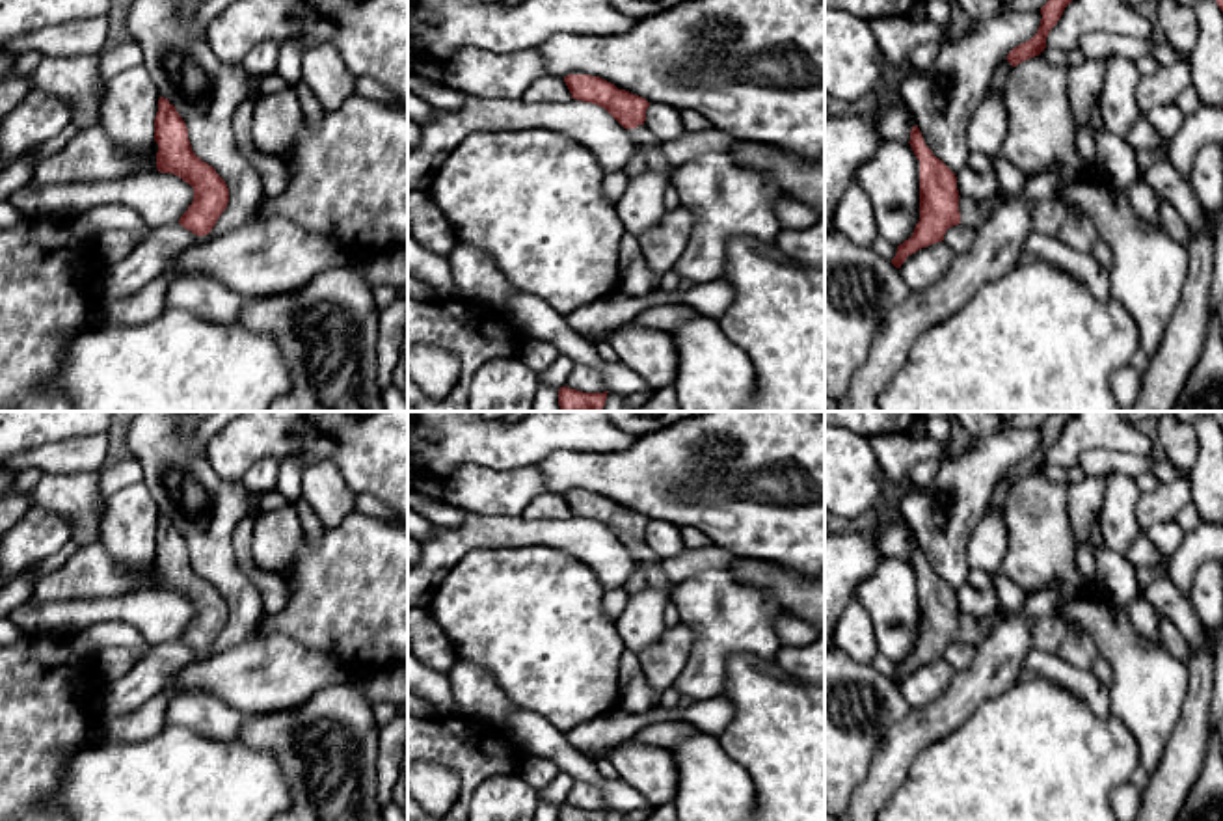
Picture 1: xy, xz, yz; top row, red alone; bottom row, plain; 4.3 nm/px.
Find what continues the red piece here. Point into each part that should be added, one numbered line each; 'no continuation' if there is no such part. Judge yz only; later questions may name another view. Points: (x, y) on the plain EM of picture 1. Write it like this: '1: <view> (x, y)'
1: yz (972, 632)

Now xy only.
no continuation

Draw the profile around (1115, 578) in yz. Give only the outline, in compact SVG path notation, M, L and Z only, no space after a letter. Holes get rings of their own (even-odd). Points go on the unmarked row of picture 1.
M1106 544L1095 545L1095 560L1098 592L1126 607L1139 594L1139 572L1124 553L1113 551Z

